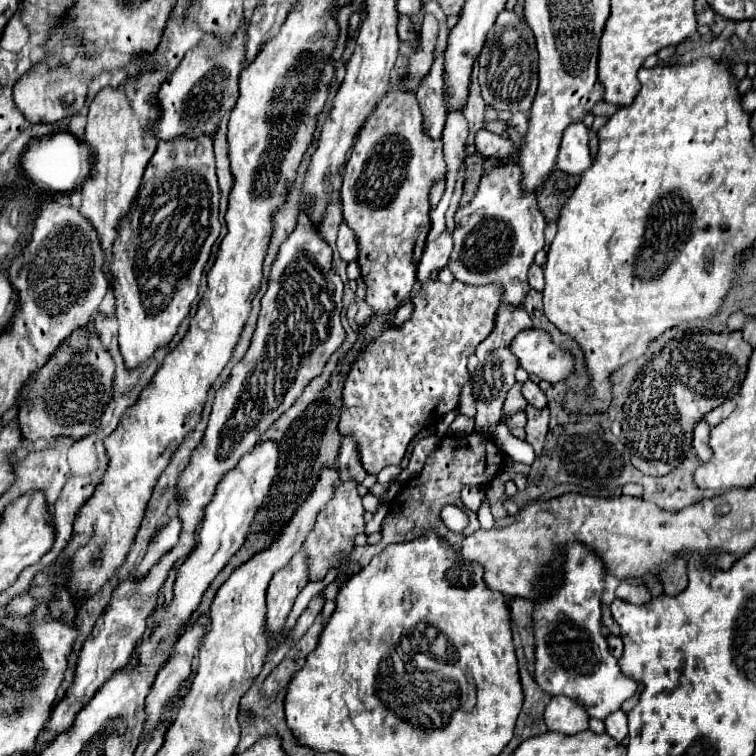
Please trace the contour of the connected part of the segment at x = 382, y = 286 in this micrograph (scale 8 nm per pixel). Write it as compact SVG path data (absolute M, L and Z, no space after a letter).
M393 89L389 91L381 103L377 103L373 115L361 127L357 141L351 149L351 155L345 165L341 201L345 223L355 231L359 241L359 267L361 275L367 283L365 301L377 315L387 315L395 311L411 293L415 285L415 273L419 259L425 249L427 233L431 227L429 219L429 189L435 179L445 175L443 147L441 141L433 141L425 135L421 107L417 103L415 93Z

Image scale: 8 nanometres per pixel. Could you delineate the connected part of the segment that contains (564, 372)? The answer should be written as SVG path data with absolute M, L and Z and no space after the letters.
M527 329L515 335L511 351L519 367L549 383L563 381L573 369L573 357L553 345L551 337L541 329Z

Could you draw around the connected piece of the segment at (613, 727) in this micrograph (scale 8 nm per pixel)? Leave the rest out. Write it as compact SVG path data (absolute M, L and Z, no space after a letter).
M615 711L613 715L609 715L605 719L605 723L607 723L607 733L615 741L623 741L627 737L627 715L625 715L625 711Z

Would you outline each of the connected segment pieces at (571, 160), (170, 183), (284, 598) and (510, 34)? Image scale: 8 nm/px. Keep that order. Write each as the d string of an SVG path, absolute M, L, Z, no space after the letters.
M571 123L563 133L557 167L569 175L581 175L591 167L591 163L587 127L583 123Z
M203 135L199 139L173 139L173 141L159 141L155 155L151 157L141 187L137 191L137 199L133 201L133 209L129 209L129 215L125 215L125 219L121 219L121 227L117 227L117 243L113 243L113 263L109 263L109 271L111 271L111 281L113 281L113 293L115 293L115 303L117 303L117 321L119 321L119 347L121 353L125 357L125 365L129 369L145 363L155 349L165 347L165 343L169 343L173 339L173 335L177 333L179 323L187 317L189 307L193 303L193 299L197 297L197 289L201 283L201 275L205 269L205 263L211 255L211 247L219 237L221 231L221 223L219 223L219 185L217 185L217 175L215 175L215 157L213 157L213 139Z
M305 551L293 555L293 559L281 567L267 587L267 635L281 631L285 627L287 615L293 609L293 603L301 589L309 583Z
M503 9L491 27L485 45L477 59L479 65L479 85L483 101L495 111L523 111L531 109L537 91L537 47L531 27L525 23L523 15L511 9Z

